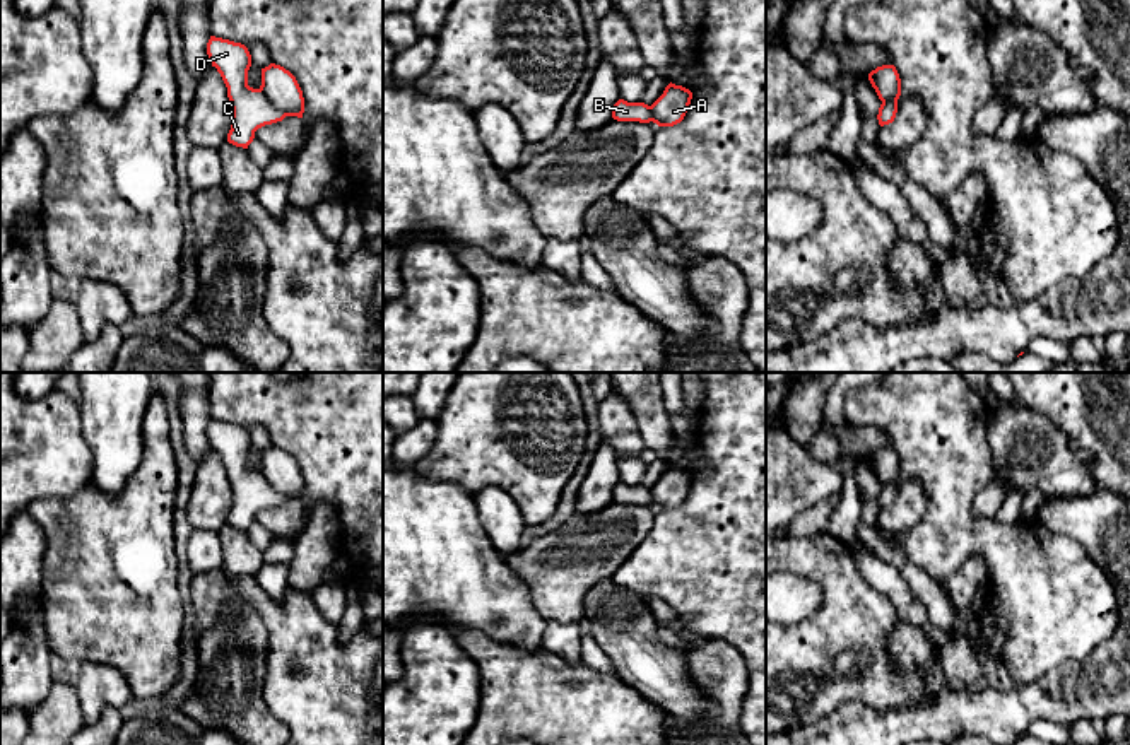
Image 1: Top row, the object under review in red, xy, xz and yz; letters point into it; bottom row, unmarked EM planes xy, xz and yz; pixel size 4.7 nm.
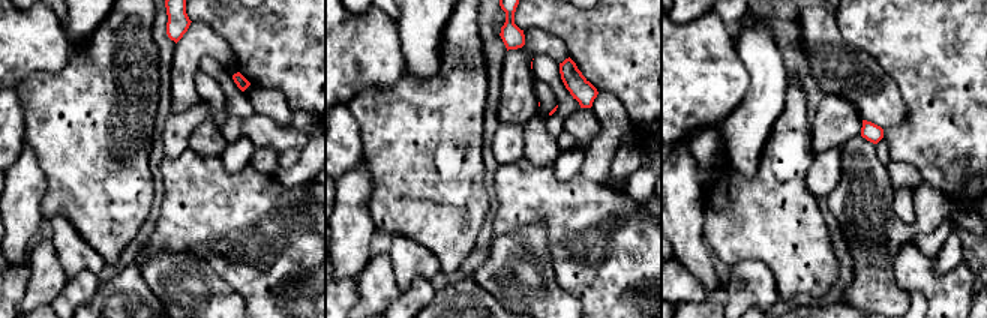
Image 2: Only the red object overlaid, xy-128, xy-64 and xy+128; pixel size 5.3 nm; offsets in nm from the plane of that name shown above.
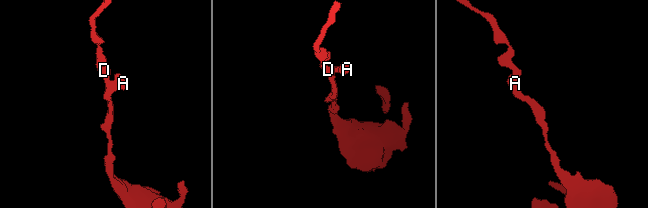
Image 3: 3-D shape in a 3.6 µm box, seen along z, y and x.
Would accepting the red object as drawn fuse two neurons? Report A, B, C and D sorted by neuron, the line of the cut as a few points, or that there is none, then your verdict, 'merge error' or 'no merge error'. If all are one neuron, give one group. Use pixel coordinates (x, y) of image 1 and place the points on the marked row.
A / B C D; cut in xy along (258, 89), (286, 115); merge error

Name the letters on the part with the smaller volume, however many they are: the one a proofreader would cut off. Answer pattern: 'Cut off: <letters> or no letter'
Cut off: A

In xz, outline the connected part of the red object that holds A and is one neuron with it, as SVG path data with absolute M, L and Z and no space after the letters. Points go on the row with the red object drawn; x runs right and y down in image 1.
M668 84L663 94L651 104L653 123L674 126L680 123L689 109L692 92L682 85Z

